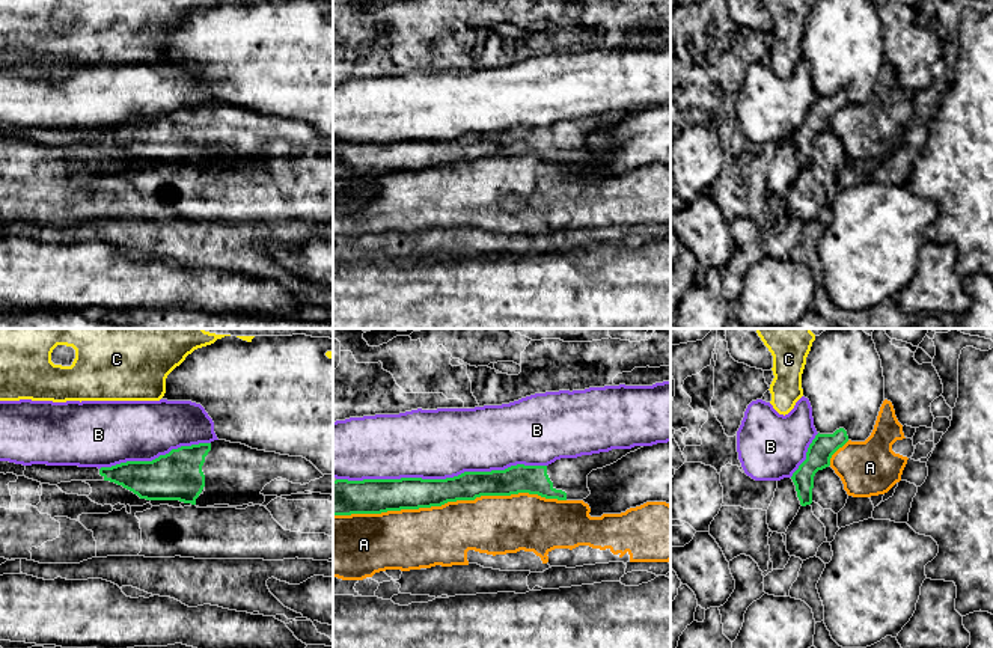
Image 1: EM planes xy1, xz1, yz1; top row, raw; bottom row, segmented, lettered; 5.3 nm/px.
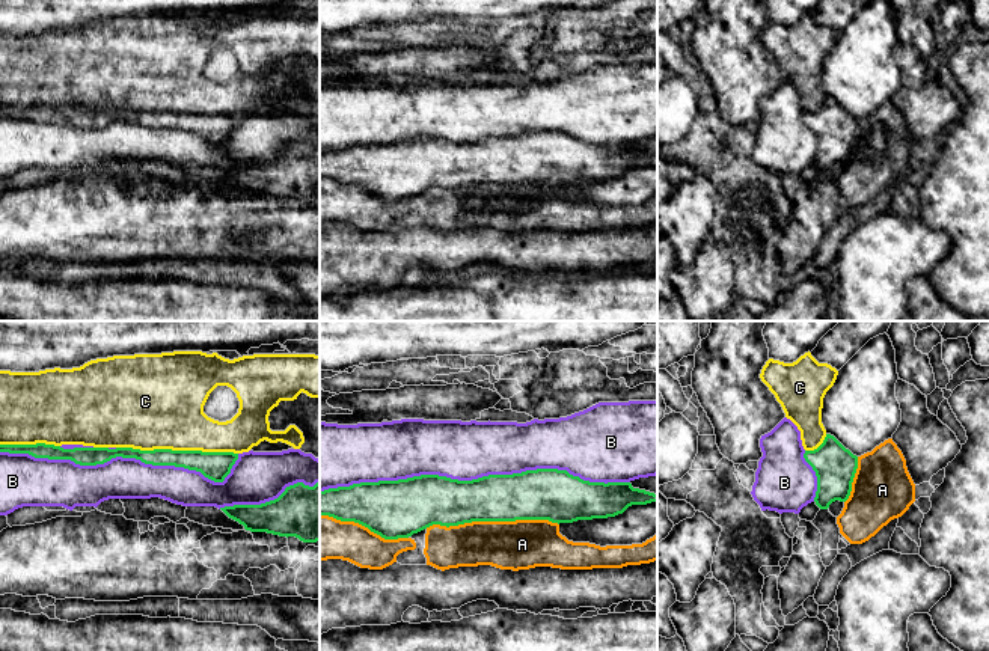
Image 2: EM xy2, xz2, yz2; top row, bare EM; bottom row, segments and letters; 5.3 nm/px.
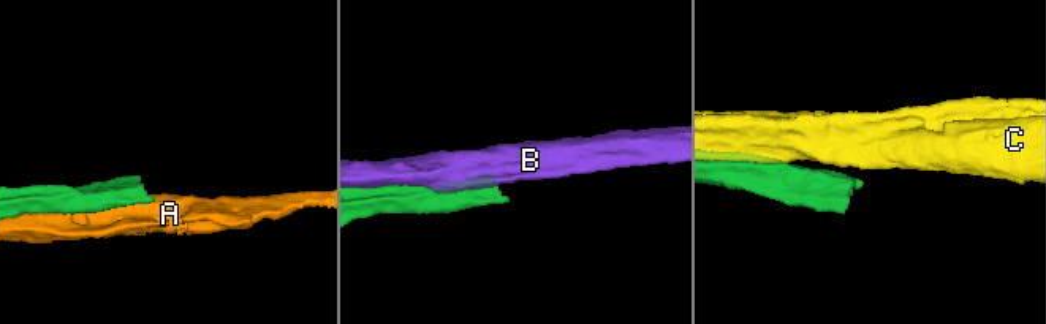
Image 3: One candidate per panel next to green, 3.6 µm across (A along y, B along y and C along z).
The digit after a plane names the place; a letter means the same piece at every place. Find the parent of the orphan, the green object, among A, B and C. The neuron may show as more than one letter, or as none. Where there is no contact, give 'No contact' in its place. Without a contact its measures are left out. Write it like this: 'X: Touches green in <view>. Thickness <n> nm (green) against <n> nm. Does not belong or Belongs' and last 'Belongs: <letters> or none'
A: Touches green in xz1. Thickness 180 nm (green) against 320 nm. Does not belong
B: Touches green in xz2. Thickness 260 nm (green) against 320 nm. Does not belong
C: Touches green in xy2. Thickness 160 nm (green) against 440 nm. Does not belong
Belongs: none

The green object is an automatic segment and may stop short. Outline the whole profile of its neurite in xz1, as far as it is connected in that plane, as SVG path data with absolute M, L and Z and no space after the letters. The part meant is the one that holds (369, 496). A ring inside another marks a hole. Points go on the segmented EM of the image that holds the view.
M643 446L561 458L548 466L517 464L505 470L464 472L446 479L336 479L333 481L333 515L419 509L457 500L475 500L481 496L518 493L558 500L583 500L591 494L588 475L592 470L610 466L640 448Z

